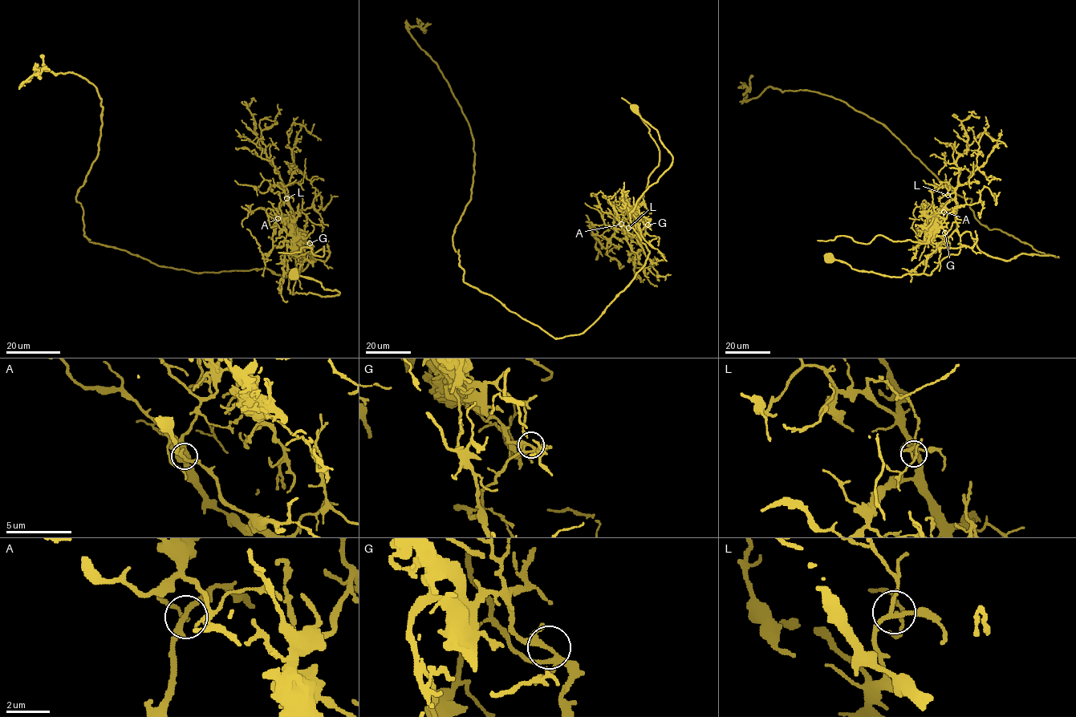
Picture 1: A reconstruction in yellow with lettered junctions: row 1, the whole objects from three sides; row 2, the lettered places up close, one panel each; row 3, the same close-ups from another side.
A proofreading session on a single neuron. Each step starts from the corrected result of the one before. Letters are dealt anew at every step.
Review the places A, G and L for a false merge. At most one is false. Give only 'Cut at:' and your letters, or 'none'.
Cut at: G

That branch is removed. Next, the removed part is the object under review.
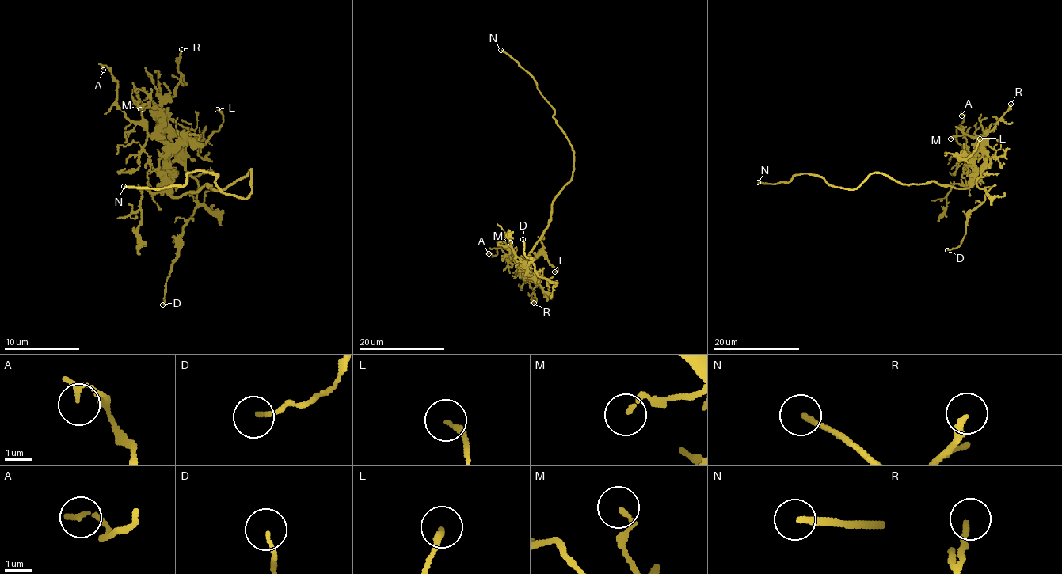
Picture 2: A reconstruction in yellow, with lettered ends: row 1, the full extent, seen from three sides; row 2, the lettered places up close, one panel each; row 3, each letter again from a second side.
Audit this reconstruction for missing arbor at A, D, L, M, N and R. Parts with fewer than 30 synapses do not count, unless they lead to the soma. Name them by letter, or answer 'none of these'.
N

